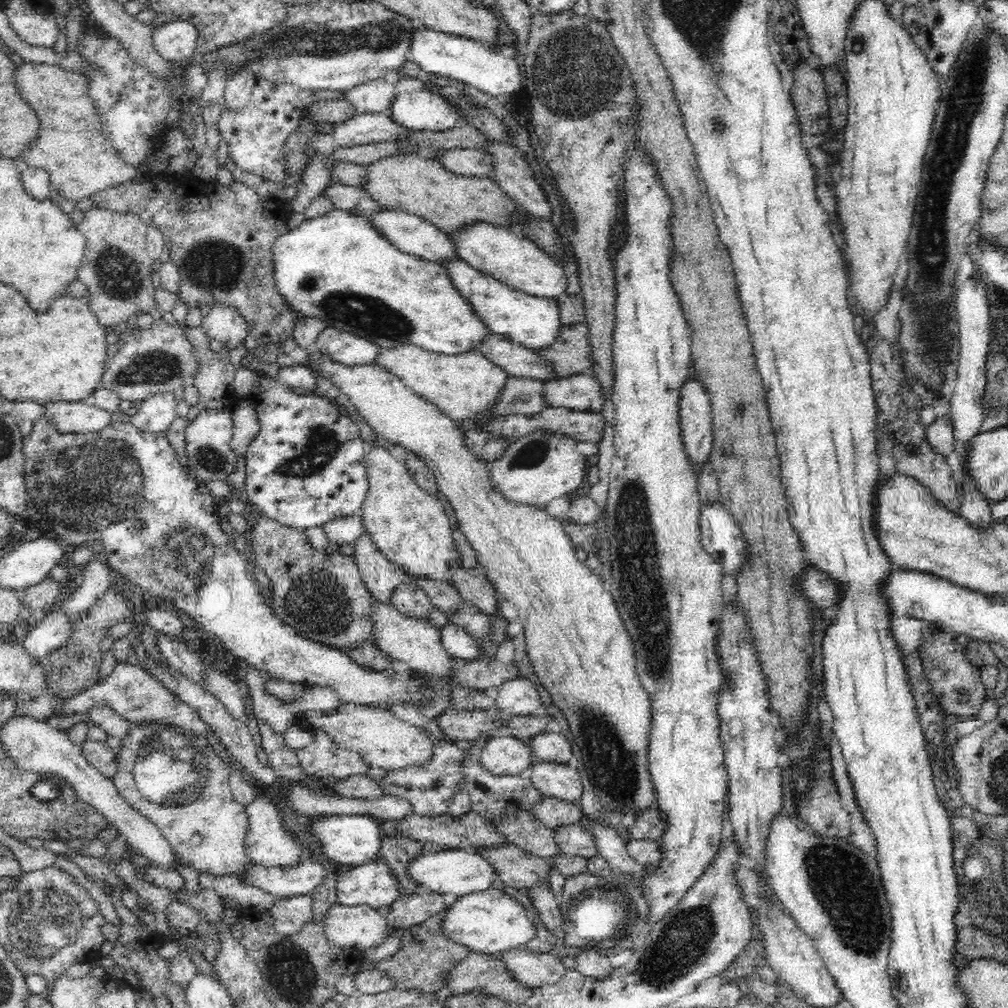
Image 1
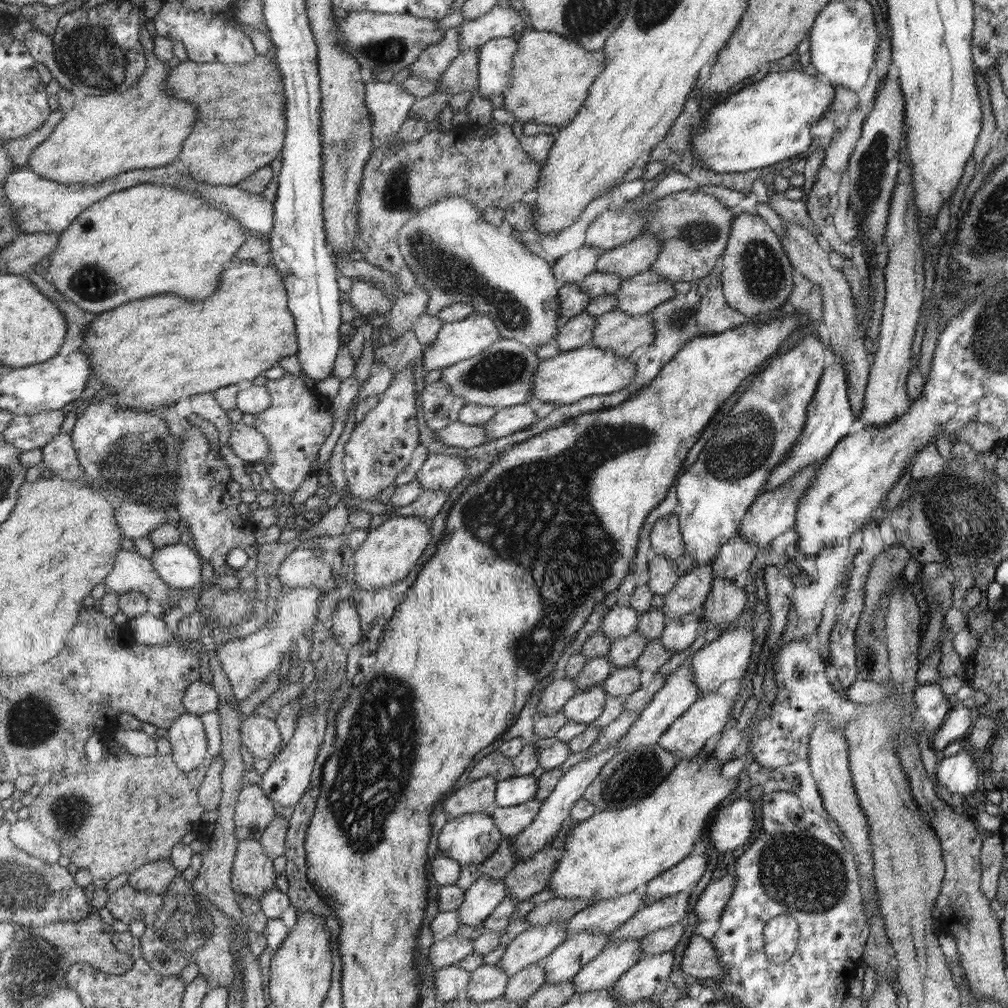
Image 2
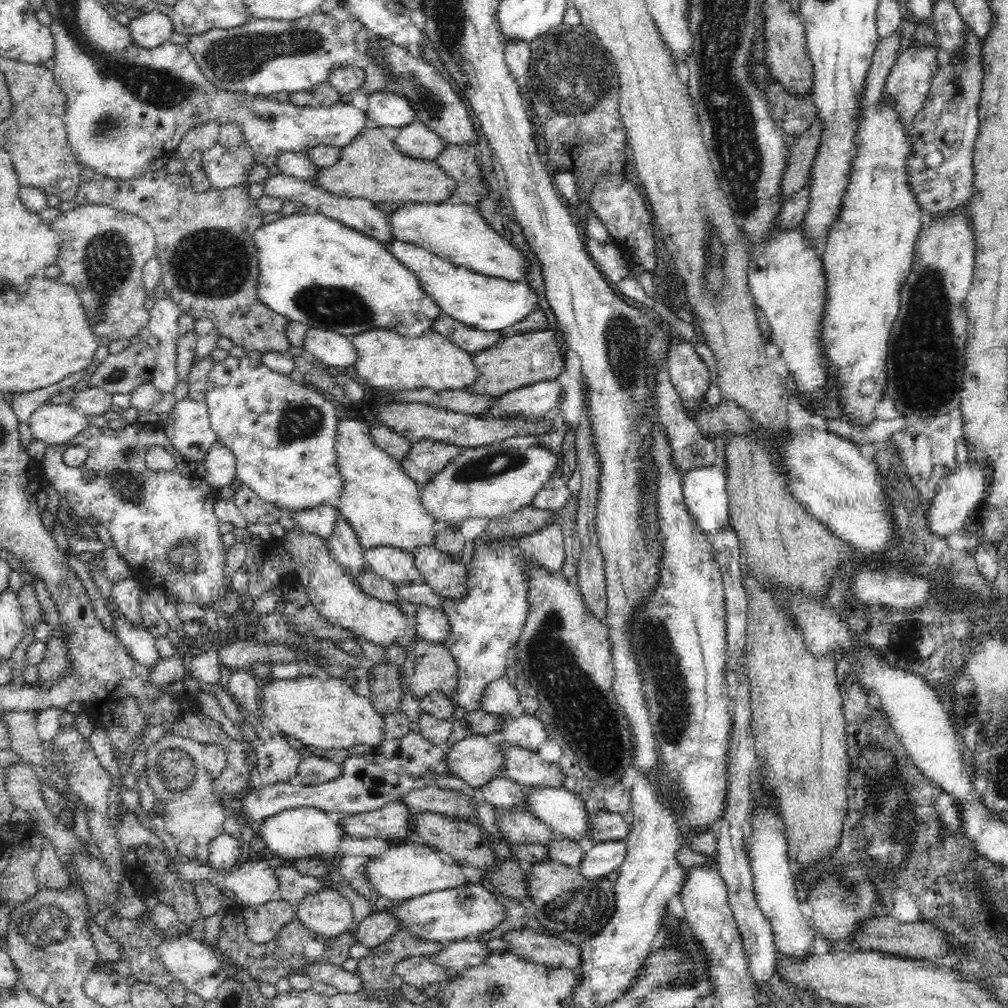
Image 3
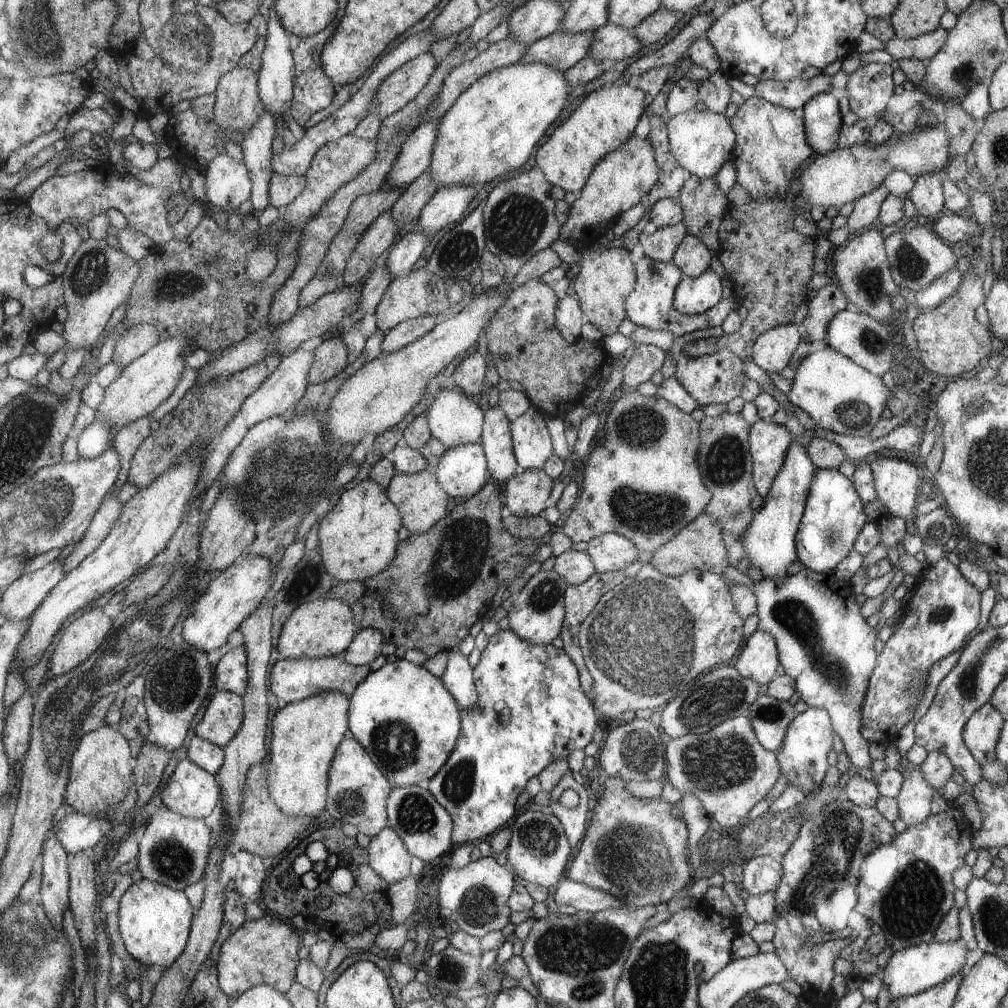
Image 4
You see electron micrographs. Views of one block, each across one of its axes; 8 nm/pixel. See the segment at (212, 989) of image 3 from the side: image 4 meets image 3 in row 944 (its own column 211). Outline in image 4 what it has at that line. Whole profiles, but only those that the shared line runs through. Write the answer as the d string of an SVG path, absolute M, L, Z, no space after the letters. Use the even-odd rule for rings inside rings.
M227 154L215 156L203 174L207 198L203 204L208 210L216 206L231 214L250 198L252 181L249 171Z

